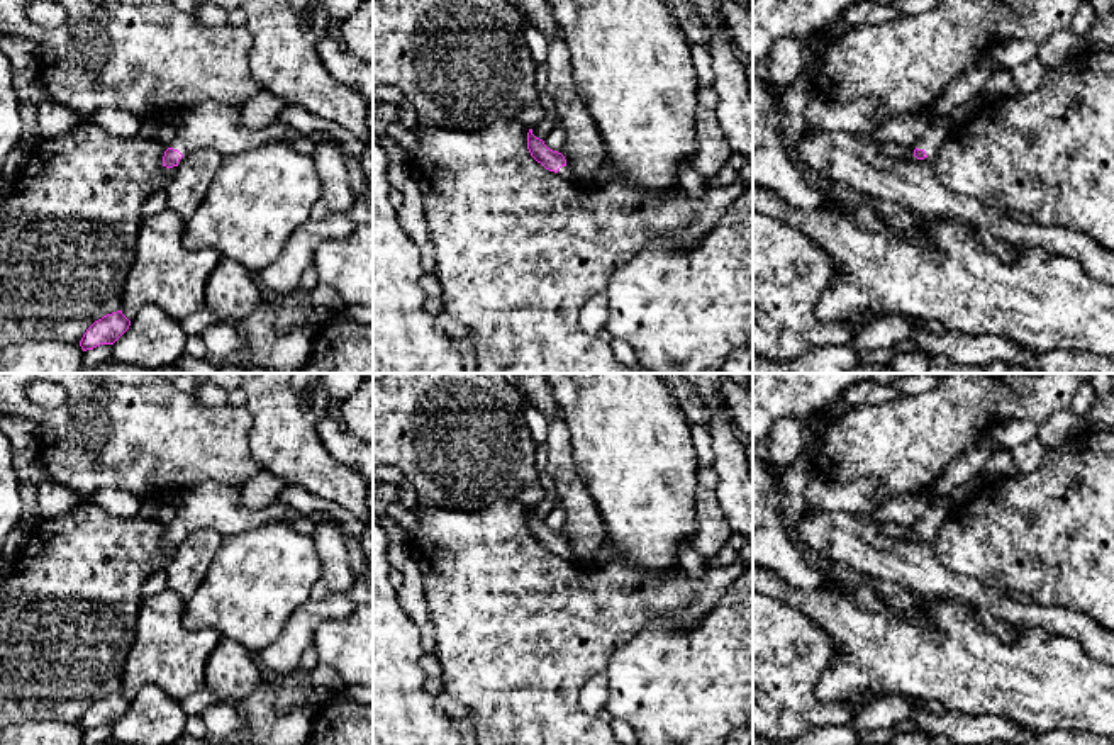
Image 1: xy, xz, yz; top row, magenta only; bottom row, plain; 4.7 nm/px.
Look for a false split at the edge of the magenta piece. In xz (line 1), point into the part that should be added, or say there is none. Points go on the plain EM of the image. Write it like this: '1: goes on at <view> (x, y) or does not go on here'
1: goes on at xz (565, 552)

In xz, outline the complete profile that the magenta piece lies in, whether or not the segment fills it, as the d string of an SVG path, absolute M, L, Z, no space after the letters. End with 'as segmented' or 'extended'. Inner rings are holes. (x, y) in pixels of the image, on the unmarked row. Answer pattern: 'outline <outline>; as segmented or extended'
outline M532 509L527 513L527 529L531 536L541 543L546 550L558 553L561 558L576 563L575 553L566 546L566 540L561 533L549 529L543 519L532 514Z; extended

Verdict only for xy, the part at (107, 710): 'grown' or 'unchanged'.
unchanged

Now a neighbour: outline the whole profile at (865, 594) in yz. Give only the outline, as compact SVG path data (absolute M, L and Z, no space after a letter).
M870 582L856 589L848 589L846 594L865 608L883 608L885 604Z

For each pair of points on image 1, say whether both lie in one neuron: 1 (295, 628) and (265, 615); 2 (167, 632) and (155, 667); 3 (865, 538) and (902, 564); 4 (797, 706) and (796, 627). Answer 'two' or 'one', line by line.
1: two
2: one
3: one
4: one

